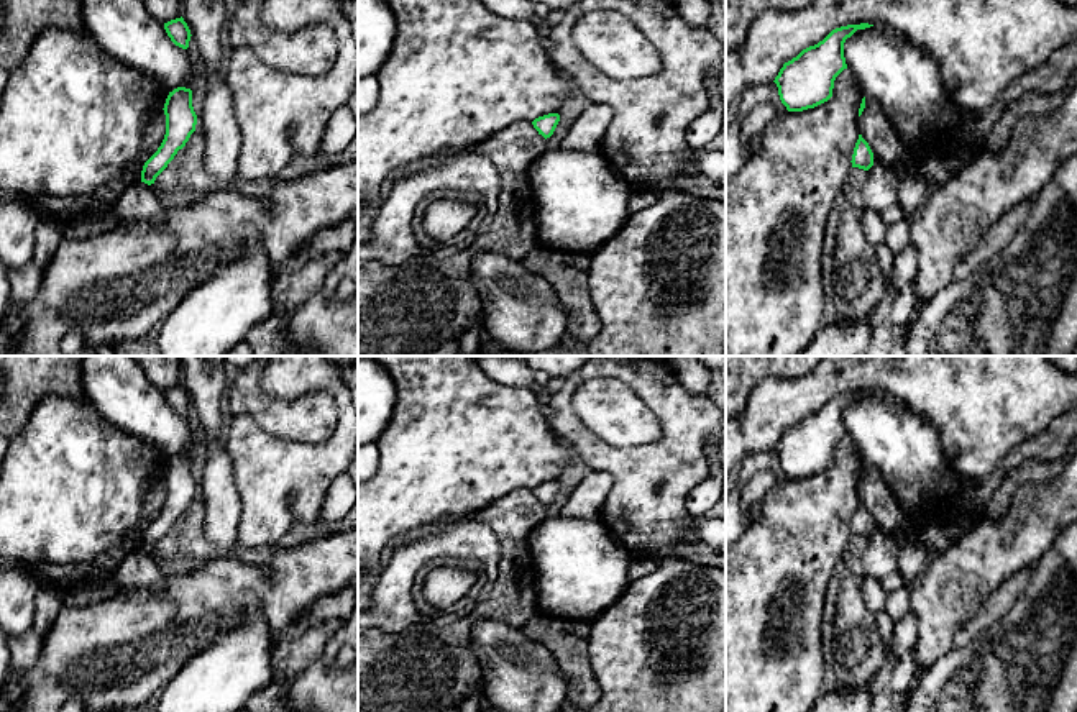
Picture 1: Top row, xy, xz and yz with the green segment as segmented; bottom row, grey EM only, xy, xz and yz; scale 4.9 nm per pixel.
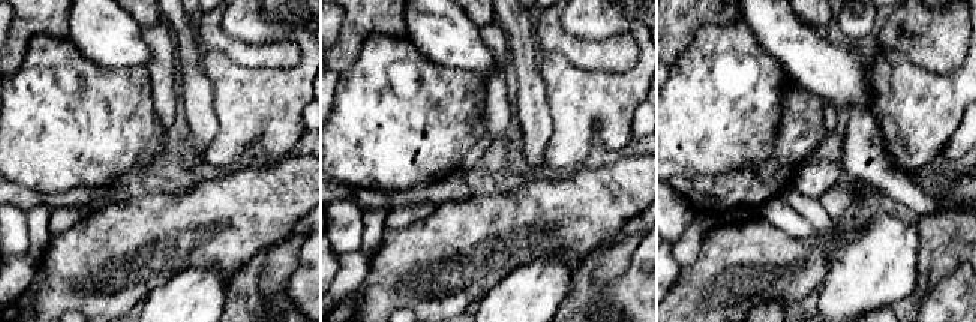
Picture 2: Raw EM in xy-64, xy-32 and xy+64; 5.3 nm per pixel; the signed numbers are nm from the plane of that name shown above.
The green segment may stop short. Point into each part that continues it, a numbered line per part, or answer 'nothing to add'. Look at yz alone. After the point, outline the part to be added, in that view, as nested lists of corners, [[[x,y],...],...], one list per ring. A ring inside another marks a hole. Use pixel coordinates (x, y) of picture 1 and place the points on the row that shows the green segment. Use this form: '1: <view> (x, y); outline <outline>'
nothing to add

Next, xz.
nothing to add

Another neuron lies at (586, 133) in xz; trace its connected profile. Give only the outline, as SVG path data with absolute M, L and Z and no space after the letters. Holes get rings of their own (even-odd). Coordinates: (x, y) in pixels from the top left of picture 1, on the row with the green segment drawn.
M601 103L588 105L561 139L560 149L601 153L601 143L612 118L612 110Z

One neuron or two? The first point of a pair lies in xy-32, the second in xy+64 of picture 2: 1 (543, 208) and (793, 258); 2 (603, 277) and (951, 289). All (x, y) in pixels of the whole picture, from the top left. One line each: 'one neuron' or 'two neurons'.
1: one neuron
2: two neurons

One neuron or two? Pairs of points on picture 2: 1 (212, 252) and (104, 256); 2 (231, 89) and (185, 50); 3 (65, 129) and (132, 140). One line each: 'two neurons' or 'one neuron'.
1: one neuron
2: two neurons
3: one neuron

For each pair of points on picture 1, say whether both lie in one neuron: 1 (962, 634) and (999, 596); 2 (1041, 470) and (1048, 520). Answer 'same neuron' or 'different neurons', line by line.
1: same neuron
2: different neurons

